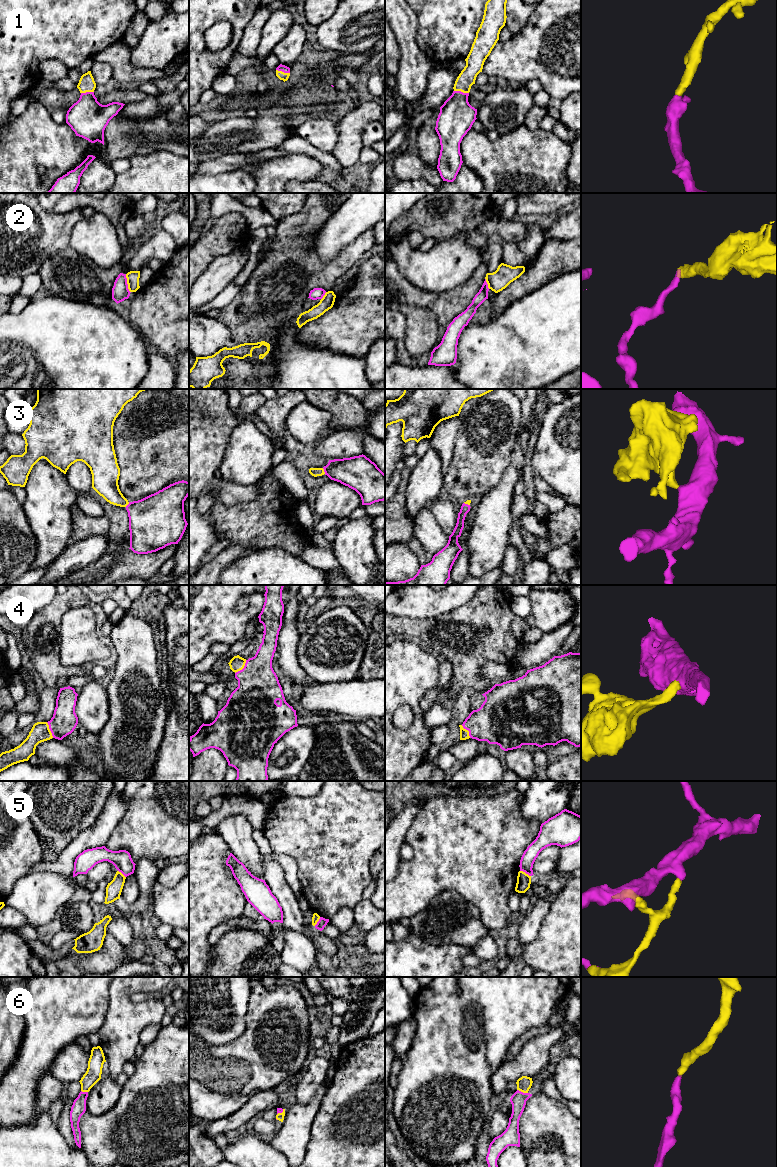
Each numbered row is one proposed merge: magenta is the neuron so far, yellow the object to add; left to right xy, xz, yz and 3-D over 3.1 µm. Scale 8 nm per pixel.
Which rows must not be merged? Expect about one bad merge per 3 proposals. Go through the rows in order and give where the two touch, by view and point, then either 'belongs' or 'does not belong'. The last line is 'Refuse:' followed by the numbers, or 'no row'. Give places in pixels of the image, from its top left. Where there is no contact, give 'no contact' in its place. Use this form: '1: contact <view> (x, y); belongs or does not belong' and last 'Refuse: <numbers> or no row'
1: contact yz (460, 91); belongs
2: contact xy (126, 283); does not belong
3: contact xz (324, 471); belongs
4: contact xz (243, 668); belongs
5: contact yz (525, 872); does not belong
6: contact yz (522, 1092); belongs
Refuse: 2, 5

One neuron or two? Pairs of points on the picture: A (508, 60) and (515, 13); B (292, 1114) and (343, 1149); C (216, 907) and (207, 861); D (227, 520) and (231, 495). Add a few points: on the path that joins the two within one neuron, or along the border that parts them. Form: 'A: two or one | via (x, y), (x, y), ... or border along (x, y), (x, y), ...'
A: two | border along (528, 19), (525, 26), (512, 37)
B: two | border along (320, 1105), (314, 1118), (310, 1139), (305, 1150)
C: one | via (207, 896), (207, 872)
D: two | border along (210, 491), (217, 490), (226, 504), (253, 498)

